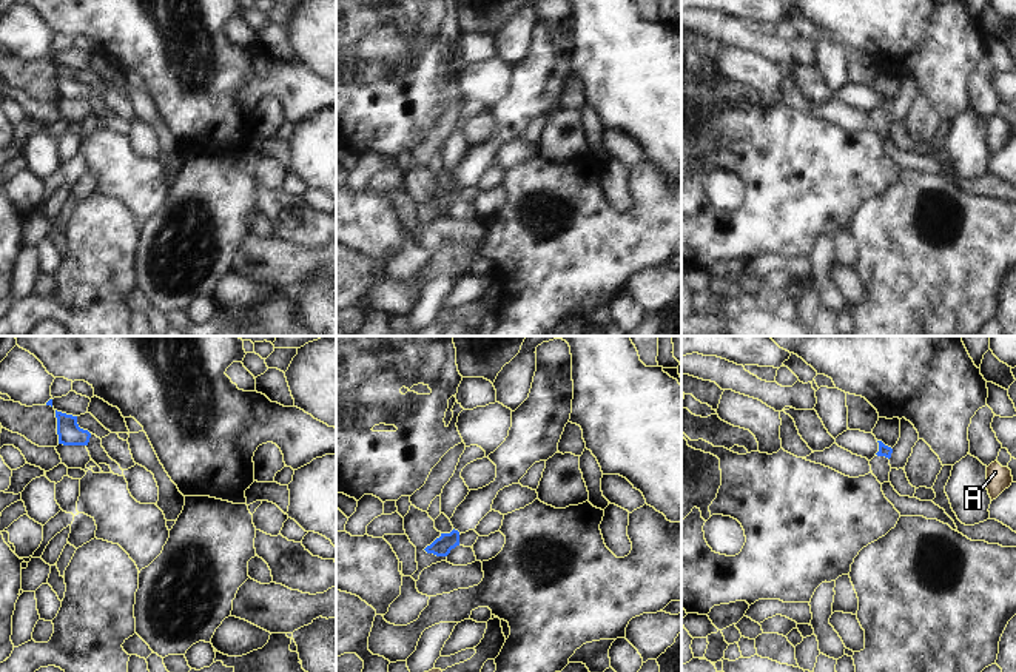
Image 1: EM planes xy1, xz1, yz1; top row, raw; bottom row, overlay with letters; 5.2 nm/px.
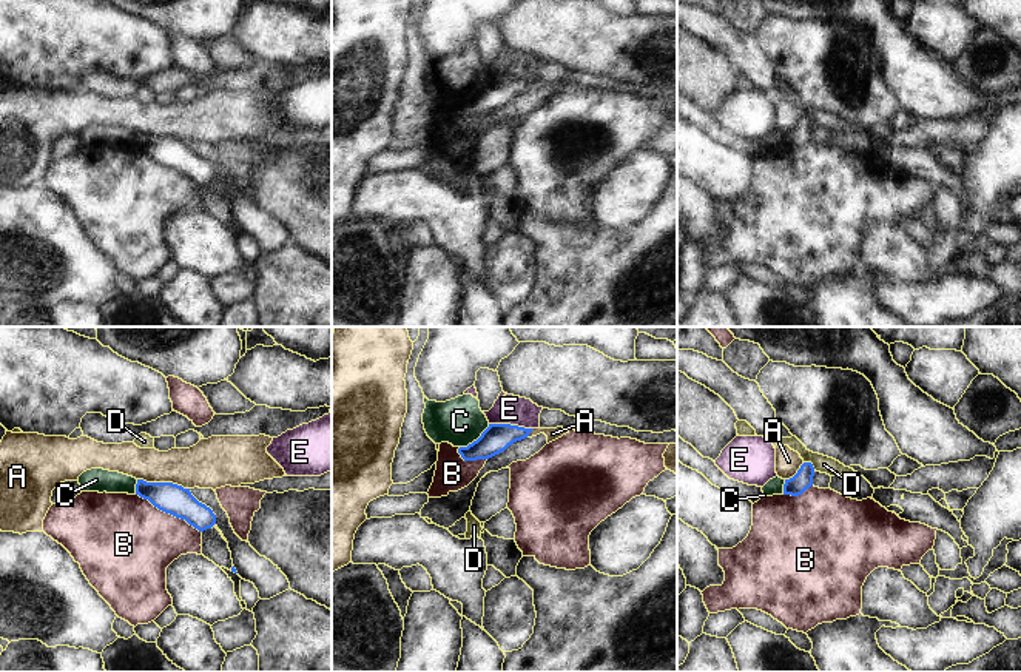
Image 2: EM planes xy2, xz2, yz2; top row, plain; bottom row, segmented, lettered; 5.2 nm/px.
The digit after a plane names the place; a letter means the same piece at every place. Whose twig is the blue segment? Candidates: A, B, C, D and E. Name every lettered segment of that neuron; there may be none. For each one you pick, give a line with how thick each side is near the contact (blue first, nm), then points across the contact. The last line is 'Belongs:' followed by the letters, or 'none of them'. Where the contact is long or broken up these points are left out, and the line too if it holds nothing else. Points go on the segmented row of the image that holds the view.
Belongs: none of them

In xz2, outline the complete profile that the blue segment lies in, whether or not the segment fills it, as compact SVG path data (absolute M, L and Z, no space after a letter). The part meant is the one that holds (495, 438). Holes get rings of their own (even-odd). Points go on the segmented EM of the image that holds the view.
M489 424L477 441L467 447L460 447L458 453L464 461L489 459L514 442L527 438L532 430L510 424Z

